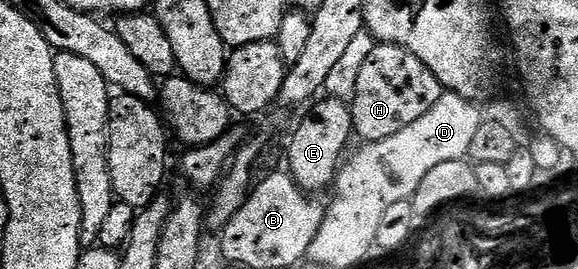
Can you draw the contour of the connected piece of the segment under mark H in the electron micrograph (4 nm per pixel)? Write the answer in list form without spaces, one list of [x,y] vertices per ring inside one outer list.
[[[374,43],[367,62],[363,62],[363,70],[359,70],[359,83],[355,85],[355,98],[351,102],[356,139],[370,144],[399,134],[399,130],[423,118],[442,94],[439,78],[411,50],[399,44]]]

